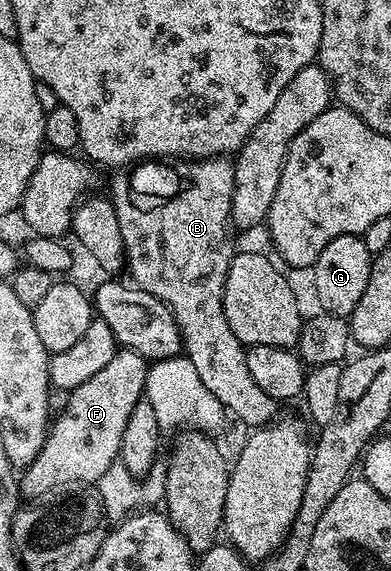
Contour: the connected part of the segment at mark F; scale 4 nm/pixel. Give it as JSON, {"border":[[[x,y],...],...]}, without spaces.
{"border":[[[117,350],[114,358],[110,358],[107,366],[102,366],[94,378],[82,382],[82,386],[73,388],[67,393],[68,405],[64,408],[64,416],[51,421],[48,437],[44,440],[38,458],[29,468],[23,469],[19,477],[20,490],[28,498],[44,498],[53,491],[55,484],[72,484],[71,486],[92,486],[97,483],[96,474],[106,474],[112,464],[117,463],[122,446],[122,430],[126,428],[126,421],[130,418],[130,410],[137,401],[144,396],[144,387],[148,377],[149,361],[127,350]]]}

